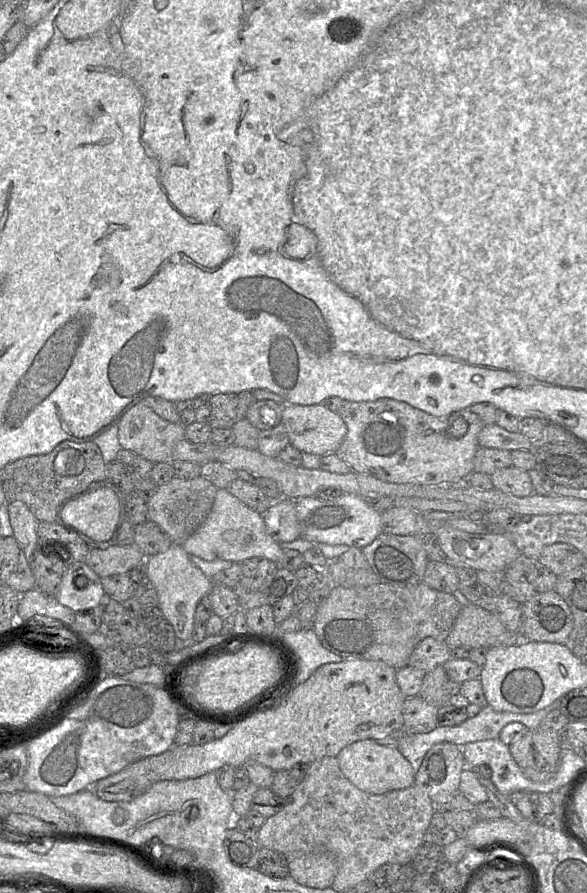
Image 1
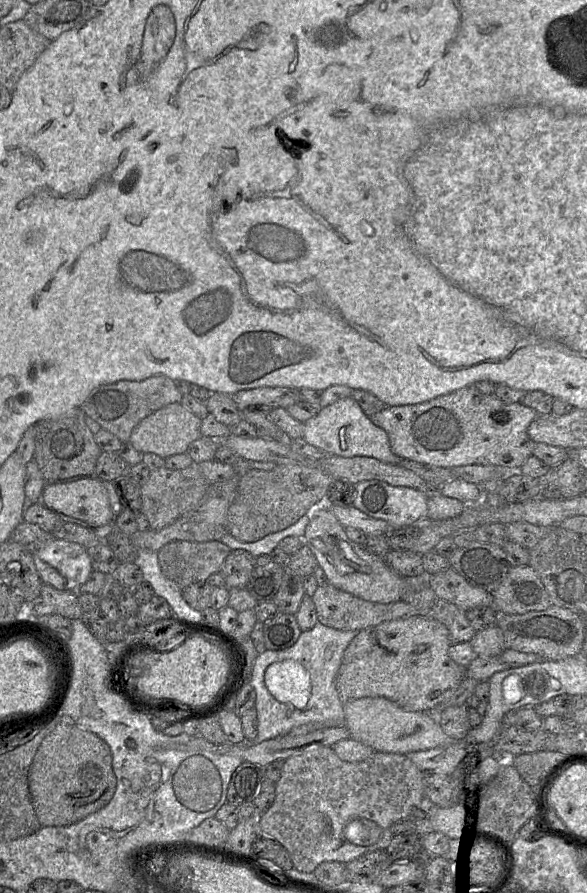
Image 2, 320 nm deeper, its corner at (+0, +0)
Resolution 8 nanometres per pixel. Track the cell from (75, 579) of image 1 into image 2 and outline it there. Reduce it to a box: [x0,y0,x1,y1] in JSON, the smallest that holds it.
[31,538,92,591]

